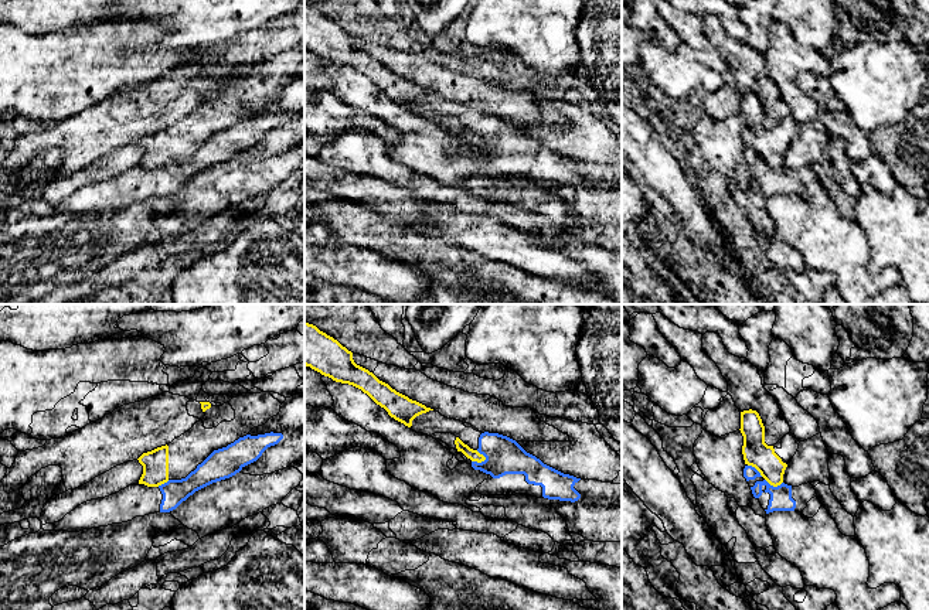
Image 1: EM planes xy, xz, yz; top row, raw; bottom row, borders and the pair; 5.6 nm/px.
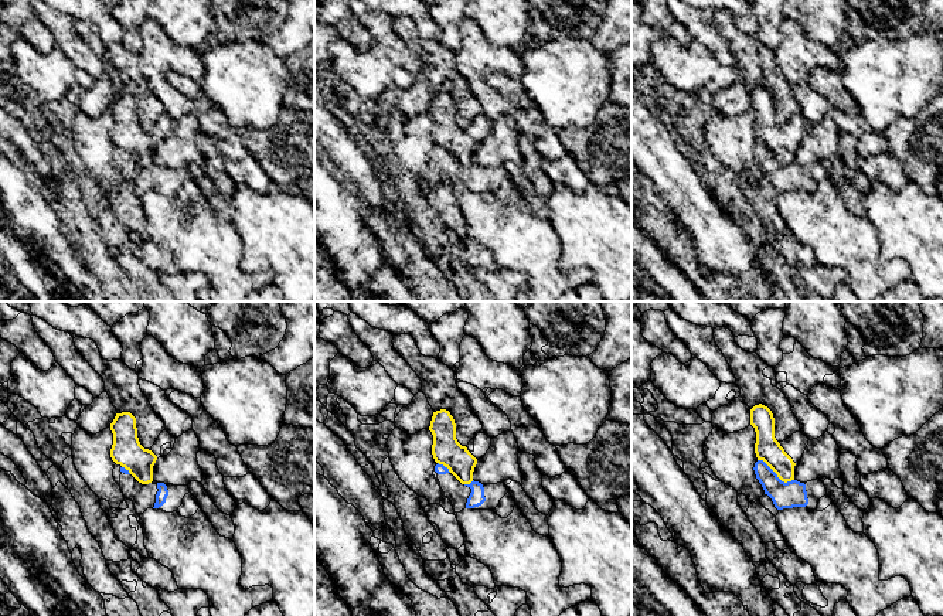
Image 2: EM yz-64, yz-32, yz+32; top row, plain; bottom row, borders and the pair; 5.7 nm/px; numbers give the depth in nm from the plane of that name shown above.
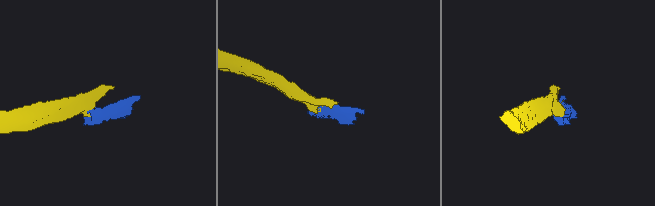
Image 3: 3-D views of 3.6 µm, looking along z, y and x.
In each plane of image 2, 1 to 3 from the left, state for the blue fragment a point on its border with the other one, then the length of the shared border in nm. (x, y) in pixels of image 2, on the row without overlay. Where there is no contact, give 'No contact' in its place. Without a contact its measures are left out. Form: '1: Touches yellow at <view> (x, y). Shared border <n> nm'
1: Touches yellow at yz-64 (126, 152). Shared border 70 nm
2: Touches yellow at yz-32 (469, 166). Shared border 60 nm
3: Touches yellow at yz+32 (776, 156). Shared border 240 nm

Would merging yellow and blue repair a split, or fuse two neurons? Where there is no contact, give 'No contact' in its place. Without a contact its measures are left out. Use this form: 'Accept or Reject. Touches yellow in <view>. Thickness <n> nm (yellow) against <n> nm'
Reject. Touches yellow in xz. Thickness 60 nm (yellow) against 200 nm

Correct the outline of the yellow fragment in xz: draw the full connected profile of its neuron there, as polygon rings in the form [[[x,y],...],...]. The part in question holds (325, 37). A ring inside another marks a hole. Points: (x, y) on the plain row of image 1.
[[[304,6],[304,48],[336,65],[361,72],[391,100],[408,110],[416,99],[433,93],[397,75],[372,55],[357,48],[351,34],[309,6]]]

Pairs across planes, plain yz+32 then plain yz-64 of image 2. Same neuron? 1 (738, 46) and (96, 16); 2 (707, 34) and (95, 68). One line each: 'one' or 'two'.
1: two
2: one

